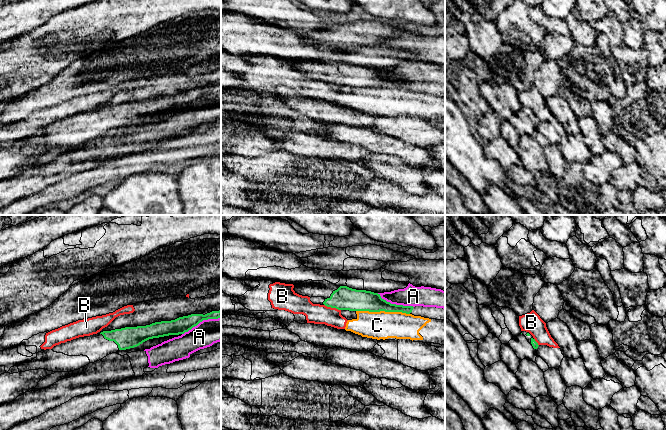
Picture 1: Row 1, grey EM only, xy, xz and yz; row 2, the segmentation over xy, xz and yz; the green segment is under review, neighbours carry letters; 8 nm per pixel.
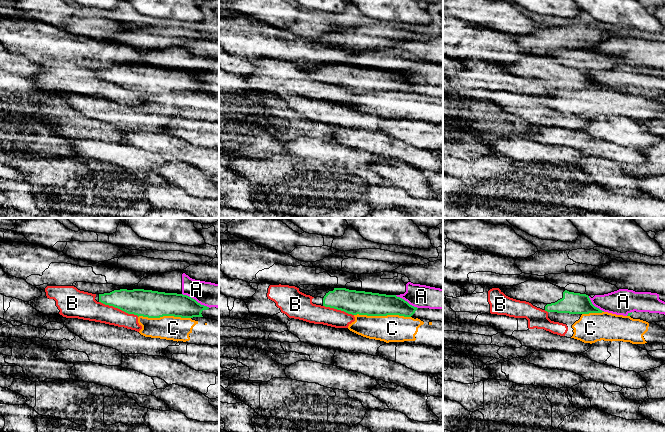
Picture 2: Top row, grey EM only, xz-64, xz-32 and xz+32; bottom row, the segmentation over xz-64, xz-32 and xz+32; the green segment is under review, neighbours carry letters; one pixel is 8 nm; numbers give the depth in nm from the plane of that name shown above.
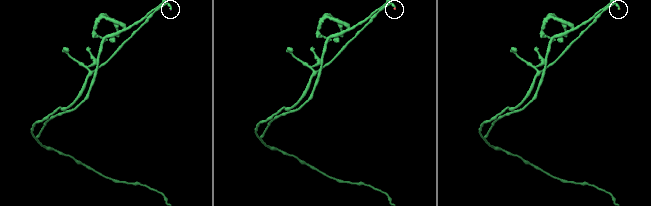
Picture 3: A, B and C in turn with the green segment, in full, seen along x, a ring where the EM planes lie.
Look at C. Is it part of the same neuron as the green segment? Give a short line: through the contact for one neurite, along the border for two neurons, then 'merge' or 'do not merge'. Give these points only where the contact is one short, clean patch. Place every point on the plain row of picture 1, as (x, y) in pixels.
line xz (356, 86), (401, 87), (409, 90); do not merge

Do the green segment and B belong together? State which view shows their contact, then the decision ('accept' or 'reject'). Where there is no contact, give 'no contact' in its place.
contact in xz; reject

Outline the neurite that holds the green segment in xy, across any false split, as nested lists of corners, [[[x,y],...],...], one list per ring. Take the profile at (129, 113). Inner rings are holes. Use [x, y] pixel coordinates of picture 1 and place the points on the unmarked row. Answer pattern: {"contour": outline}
{"contour": [[[221,86],[205,91],[191,90],[171,97],[155,98],[146,102],[125,103],[100,110],[79,113],[38,128],[31,137],[18,141],[19,148],[45,145],[53,148],[71,148],[94,139],[119,126],[134,124],[143,118],[169,111],[188,108],[203,96],[218,95]]]}

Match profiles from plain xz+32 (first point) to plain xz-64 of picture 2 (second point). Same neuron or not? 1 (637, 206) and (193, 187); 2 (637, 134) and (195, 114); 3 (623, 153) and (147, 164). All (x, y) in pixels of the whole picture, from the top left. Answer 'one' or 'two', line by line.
1: two
2: two
3: two

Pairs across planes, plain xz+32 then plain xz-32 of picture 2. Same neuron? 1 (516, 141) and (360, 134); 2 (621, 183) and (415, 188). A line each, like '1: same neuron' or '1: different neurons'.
1: different neurons
2: same neuron

